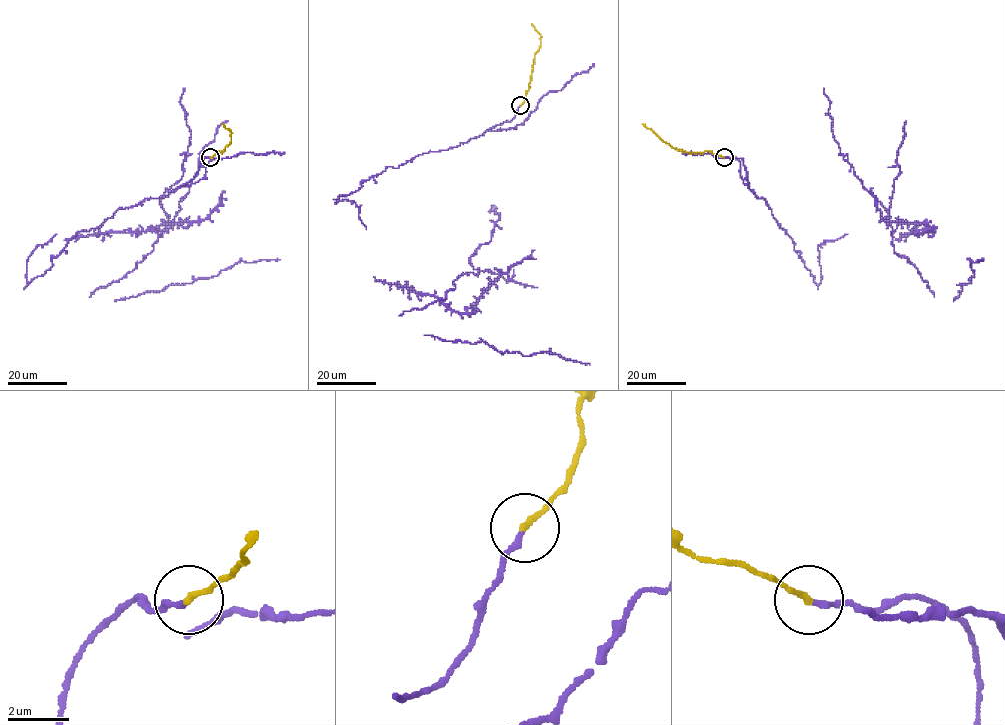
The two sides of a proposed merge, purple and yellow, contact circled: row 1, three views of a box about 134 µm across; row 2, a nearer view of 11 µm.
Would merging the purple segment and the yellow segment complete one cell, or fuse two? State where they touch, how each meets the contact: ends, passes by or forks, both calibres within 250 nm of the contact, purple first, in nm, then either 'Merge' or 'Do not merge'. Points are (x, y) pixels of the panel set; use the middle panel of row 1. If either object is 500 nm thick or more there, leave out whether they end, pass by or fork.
Place: (520, 105). At the ring purple ends. At the ring yellow ends. Thickness 180 nm (purple) against 200 nm. Merge

